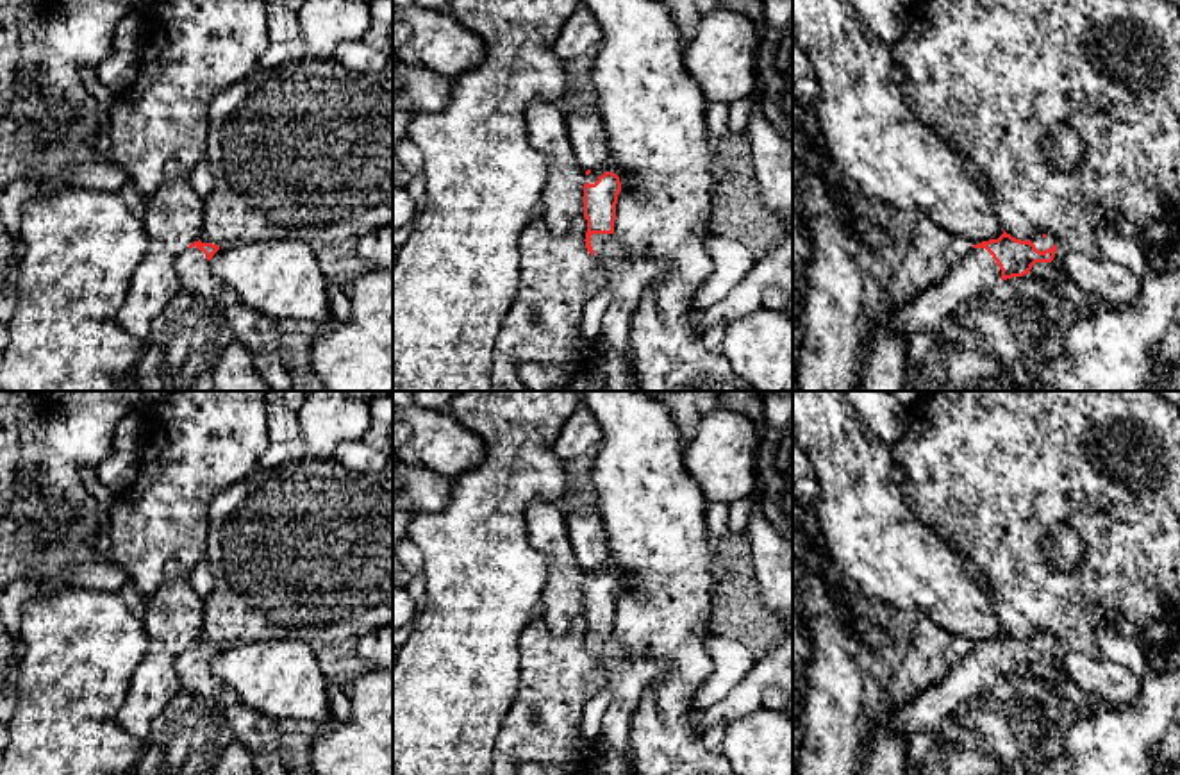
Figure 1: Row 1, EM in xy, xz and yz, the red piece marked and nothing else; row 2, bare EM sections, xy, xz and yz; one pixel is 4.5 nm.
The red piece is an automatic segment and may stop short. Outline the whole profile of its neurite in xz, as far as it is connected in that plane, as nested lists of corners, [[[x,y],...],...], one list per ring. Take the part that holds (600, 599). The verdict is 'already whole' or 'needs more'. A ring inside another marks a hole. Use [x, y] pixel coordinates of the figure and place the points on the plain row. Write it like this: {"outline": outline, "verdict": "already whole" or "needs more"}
{"outline": [[[607,570],[586,571],[584,618],[587,620],[586,648],[598,661],[634,662],[630,652],[614,639],[619,577]]], "verdict": "needs more"}

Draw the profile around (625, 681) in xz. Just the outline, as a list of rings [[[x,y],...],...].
[[[659,659],[598,661],[598,668],[607,675],[605,689],[611,693],[611,704],[602,718],[600,739],[627,757],[632,718],[641,696],[659,677],[673,670],[673,662]]]

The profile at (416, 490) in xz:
[[[393,461],[393,557],[396,546],[409,539],[411,521],[448,505],[452,479],[421,468]]]

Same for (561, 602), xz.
[[[561,500],[530,504],[525,521],[530,546],[548,559],[548,580],[537,614],[553,636],[564,636],[571,623],[584,616],[587,570],[577,562],[571,552]]]

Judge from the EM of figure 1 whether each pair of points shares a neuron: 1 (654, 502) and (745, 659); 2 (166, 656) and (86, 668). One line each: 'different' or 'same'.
1: different
2: different

